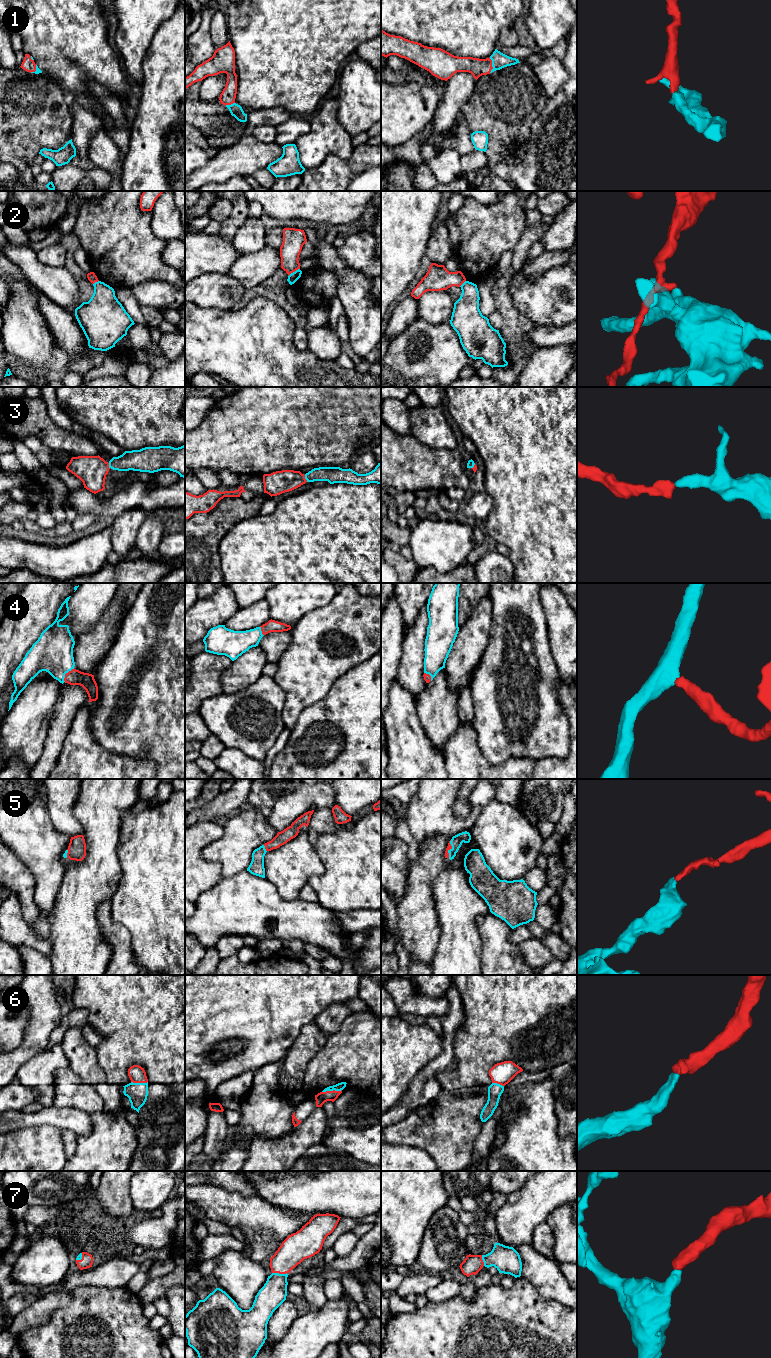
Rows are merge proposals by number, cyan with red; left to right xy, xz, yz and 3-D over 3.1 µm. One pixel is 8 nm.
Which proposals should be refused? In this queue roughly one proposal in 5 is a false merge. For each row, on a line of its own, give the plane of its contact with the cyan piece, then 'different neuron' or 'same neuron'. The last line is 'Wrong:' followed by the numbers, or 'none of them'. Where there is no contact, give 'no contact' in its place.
1: meets cyan in yz; same neuron
2: meets cyan in xz; different neuron
3: meets cyan in xz; same neuron
4: meets cyan in xy; same neuron
5: meets cyan in yz; same neuron
6: meets cyan in xz; same neuron
7: meets cyan in xz; same neuron
Wrong: 2

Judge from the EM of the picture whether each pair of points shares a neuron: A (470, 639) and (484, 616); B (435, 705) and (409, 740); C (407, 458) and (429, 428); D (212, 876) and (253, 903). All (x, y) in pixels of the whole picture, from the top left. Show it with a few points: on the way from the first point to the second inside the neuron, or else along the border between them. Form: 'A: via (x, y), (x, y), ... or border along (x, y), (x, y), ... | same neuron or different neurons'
A: via (475, 633), (479, 622) | same neuron
B: border along (417, 703), (418, 718), (432, 744) | different neurons
C: border along (410, 432), (420, 441), (432, 447), (442, 449) | different neurons
D: border along (222, 878), (200, 894) | different neurons

